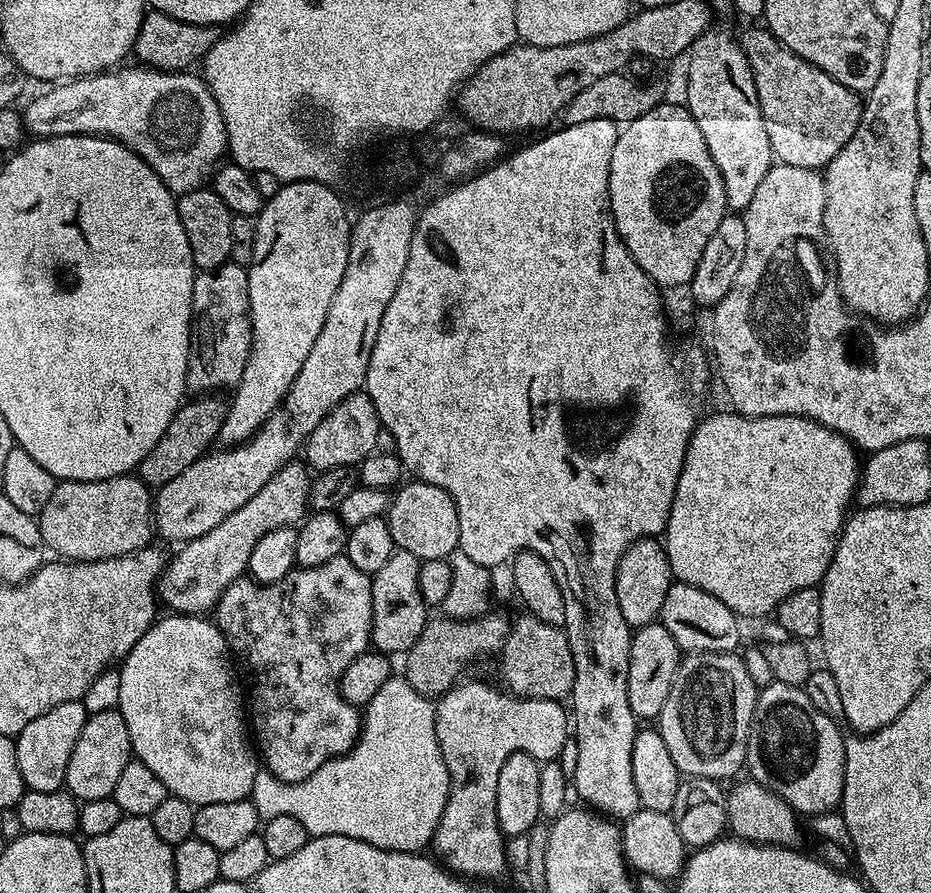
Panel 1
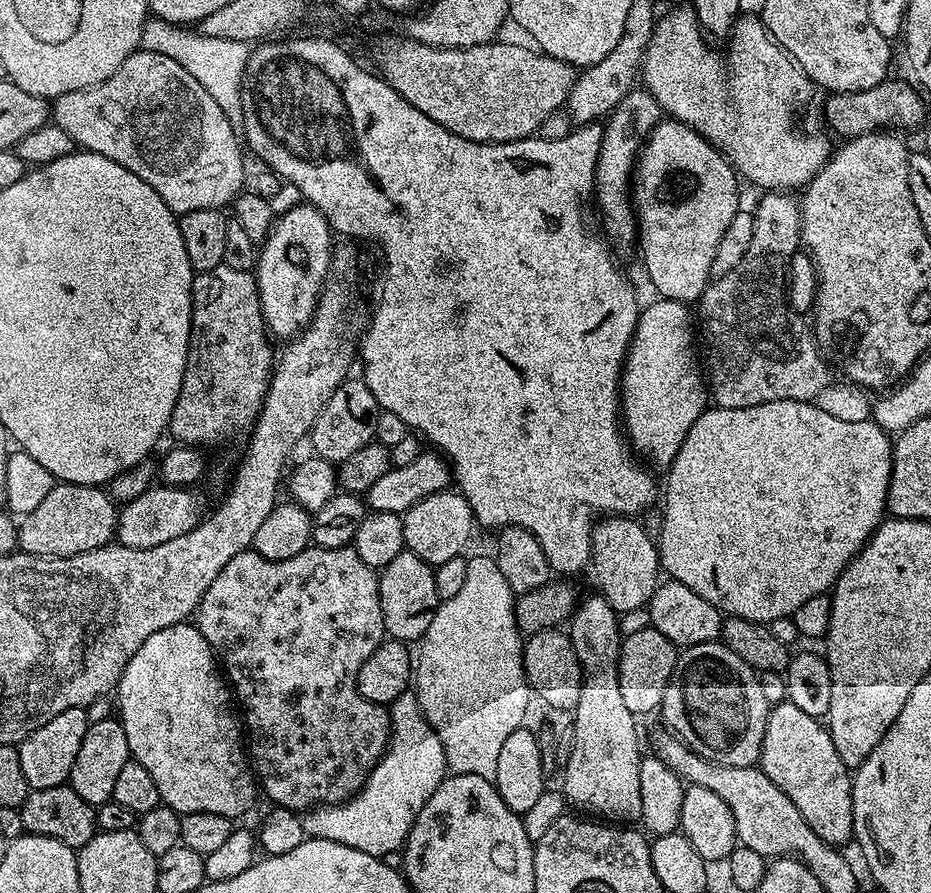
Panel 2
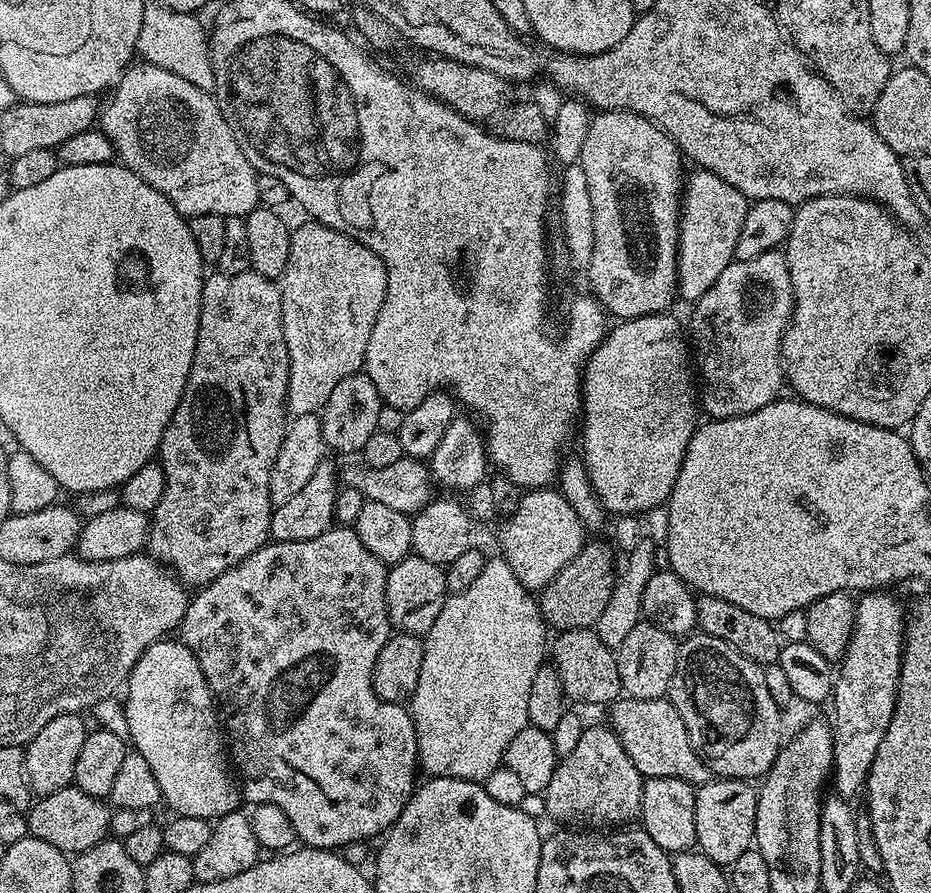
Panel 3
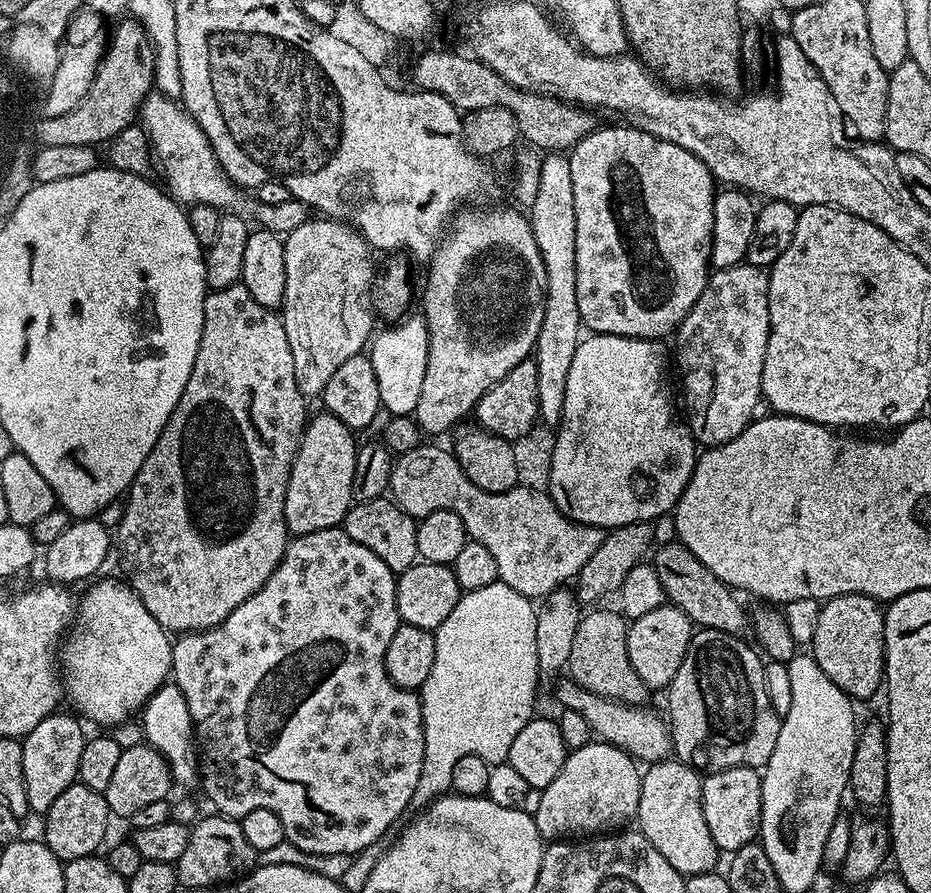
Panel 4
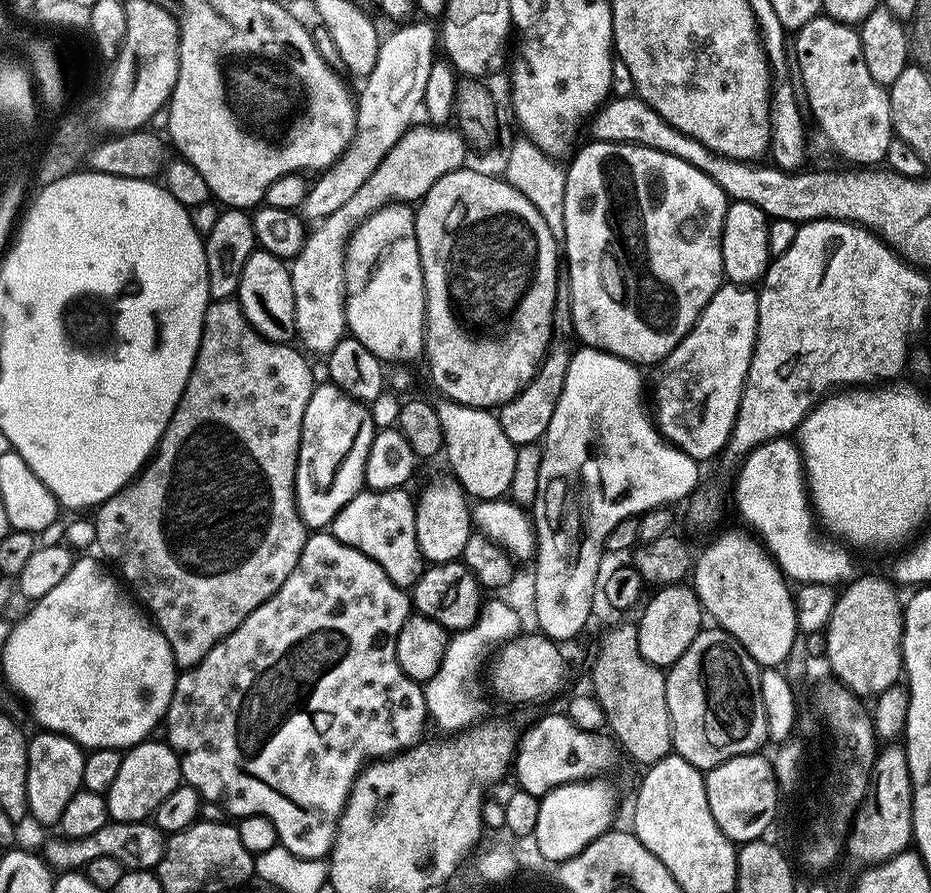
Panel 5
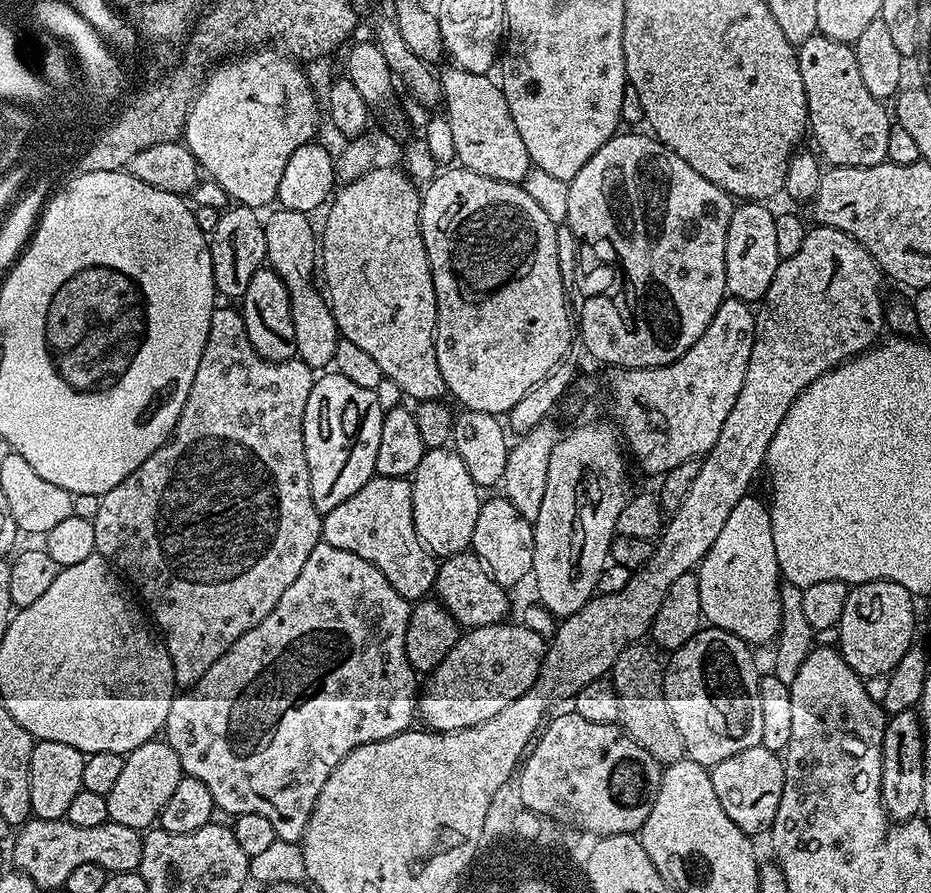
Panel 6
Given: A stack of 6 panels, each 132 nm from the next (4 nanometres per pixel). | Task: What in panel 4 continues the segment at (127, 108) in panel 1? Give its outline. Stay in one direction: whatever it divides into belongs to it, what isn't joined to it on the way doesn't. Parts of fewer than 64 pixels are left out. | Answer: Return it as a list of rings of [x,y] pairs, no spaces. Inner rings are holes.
[[[156,90],[144,100],[139,119],[144,133],[152,146],[152,155],[158,165],[158,172],[164,175],[163,183],[173,200],[184,206],[205,204],[214,206],[221,214],[242,216],[255,222],[259,227],[269,228],[271,232],[287,234],[298,230],[310,219],[309,205],[301,200],[287,200],[278,206],[262,204],[255,195],[249,194],[239,184],[226,175],[202,126],[173,97]],[[177,104],[177,105],[176,105]],[[168,183],[168,184],[167,184]]]

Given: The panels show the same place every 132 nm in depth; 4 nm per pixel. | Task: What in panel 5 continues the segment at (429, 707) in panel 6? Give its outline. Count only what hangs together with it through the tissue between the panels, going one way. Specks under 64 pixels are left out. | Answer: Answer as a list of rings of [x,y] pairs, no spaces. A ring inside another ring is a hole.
[[[539,631],[520,634],[499,651],[494,672],[496,688],[516,704],[536,704],[539,700],[552,700],[568,680],[568,660],[559,643]]]

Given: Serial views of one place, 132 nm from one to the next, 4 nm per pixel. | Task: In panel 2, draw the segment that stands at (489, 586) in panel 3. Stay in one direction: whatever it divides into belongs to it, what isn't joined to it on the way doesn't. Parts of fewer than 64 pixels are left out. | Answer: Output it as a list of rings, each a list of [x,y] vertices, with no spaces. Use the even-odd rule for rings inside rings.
[[[493,555],[470,556],[461,592],[441,601],[429,629],[421,637],[420,654],[417,653],[414,666],[414,691],[423,716],[443,744],[447,766],[453,775],[476,774],[495,781],[503,743],[525,723],[532,691],[525,678],[524,640],[515,620],[515,599]]]

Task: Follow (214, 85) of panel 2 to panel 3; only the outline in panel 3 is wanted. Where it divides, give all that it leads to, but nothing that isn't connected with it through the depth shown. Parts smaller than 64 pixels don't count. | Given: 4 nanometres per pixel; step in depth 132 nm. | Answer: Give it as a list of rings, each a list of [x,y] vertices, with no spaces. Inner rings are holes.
[[[158,2],[145,3],[142,30],[138,30],[136,50],[143,63],[162,66],[162,70],[170,70],[170,74],[178,74],[178,78],[186,78],[186,82],[198,86],[203,92],[212,92],[214,74],[206,28],[200,24],[192,24],[192,20],[193,17],[189,13],[175,12],[162,7]]]

